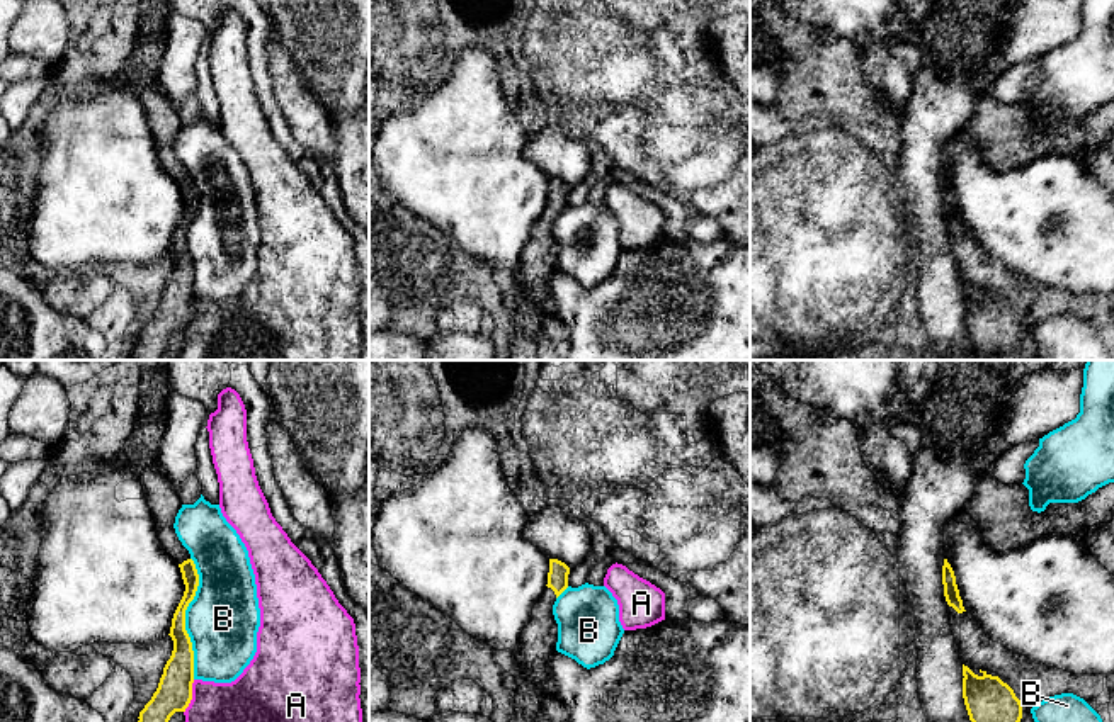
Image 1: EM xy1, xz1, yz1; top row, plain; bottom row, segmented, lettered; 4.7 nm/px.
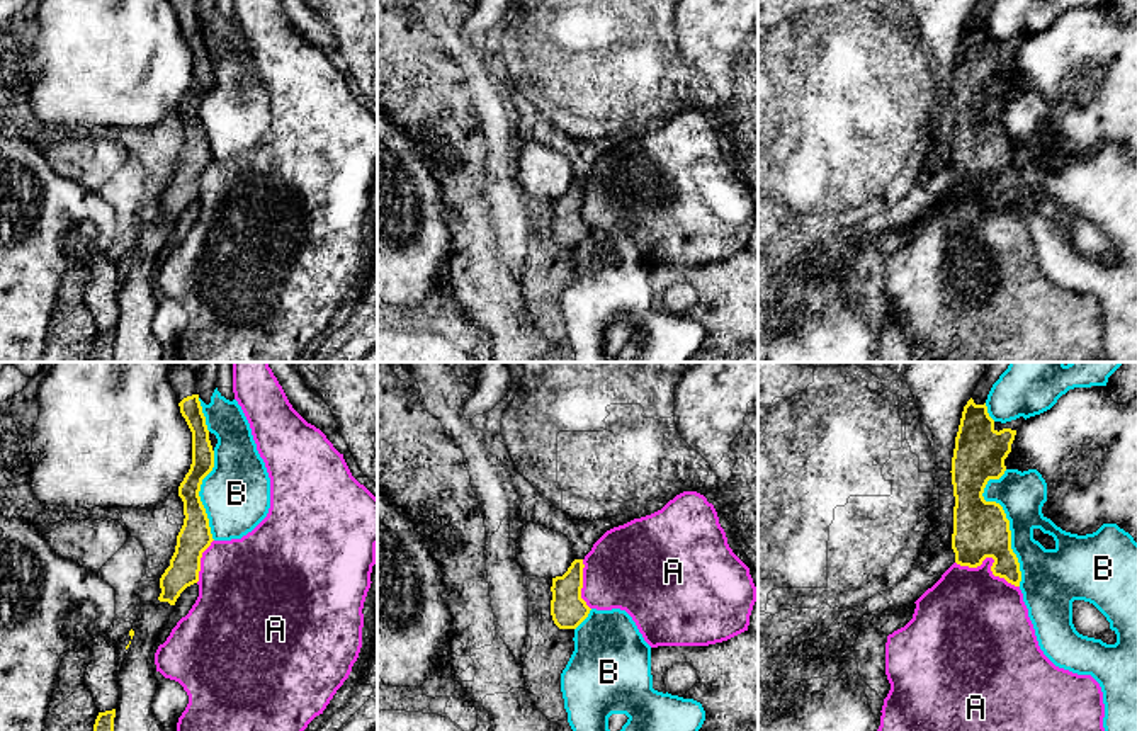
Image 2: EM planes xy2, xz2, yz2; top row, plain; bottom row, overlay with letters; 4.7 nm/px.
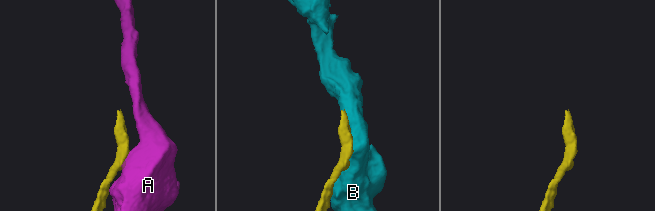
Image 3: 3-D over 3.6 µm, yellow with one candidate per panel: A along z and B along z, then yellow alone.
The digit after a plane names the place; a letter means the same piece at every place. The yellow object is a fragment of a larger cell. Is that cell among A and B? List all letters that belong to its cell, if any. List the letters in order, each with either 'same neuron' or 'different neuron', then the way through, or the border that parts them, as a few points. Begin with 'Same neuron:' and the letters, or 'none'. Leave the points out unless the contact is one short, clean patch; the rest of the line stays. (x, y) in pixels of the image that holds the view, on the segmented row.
Same neuron: none
A: different neuron; border yz2 (955, 561), (978, 566), (991, 558), (991, 572), (1018, 587)
B: different neuron

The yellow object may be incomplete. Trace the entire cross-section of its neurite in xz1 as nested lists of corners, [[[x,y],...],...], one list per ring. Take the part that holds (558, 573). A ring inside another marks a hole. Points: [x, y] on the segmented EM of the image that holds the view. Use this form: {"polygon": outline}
{"polygon": [[[549,559],[548,584],[532,608],[532,615],[520,634],[517,663],[520,678],[510,722],[536,722],[543,698],[549,695],[546,663],[556,651],[558,623],[553,615],[556,598],[568,588],[570,567]]]}

